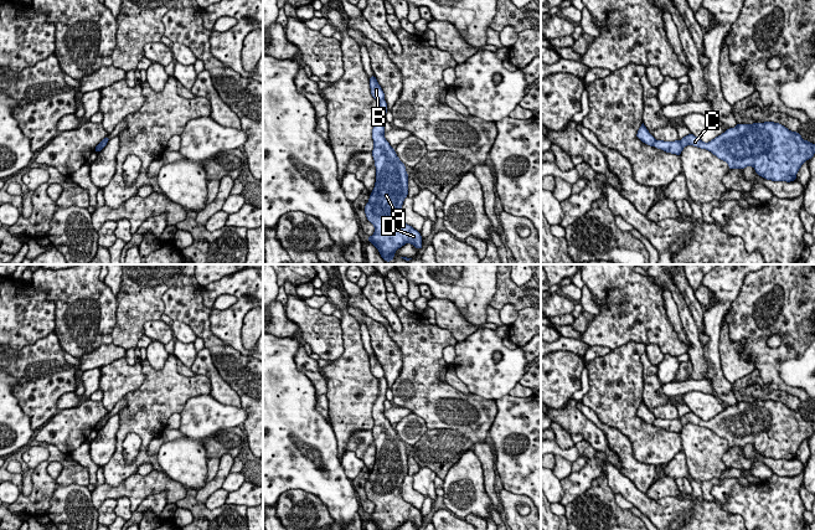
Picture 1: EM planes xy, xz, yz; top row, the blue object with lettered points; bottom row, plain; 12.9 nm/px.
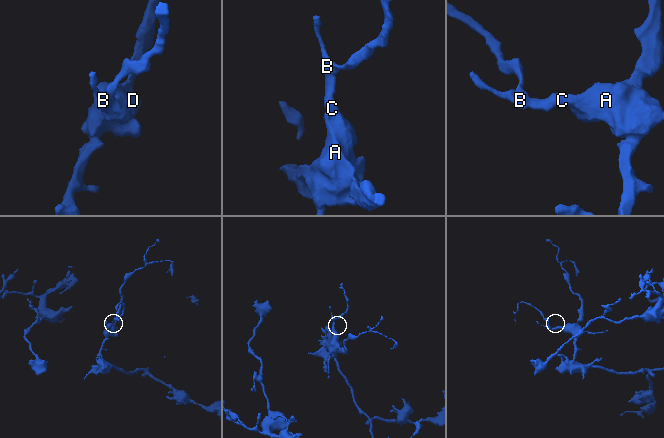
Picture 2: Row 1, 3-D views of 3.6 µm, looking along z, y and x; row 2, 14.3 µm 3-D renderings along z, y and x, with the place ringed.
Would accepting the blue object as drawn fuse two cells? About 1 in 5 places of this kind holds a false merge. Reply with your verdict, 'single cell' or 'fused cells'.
single cell

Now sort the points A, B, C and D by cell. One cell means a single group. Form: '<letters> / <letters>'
A B C D

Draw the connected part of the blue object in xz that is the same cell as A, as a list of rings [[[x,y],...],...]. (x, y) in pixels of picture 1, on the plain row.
[[[375,353],[370,355],[371,372],[378,379],[380,395],[372,407],[373,428],[372,434],[376,444],[376,460],[371,469],[368,480],[365,484],[365,492],[367,498],[375,504],[375,510],[367,516],[378,530],[396,530],[406,521],[412,521],[416,526],[421,528],[422,514],[421,510],[407,503],[402,498],[402,483],[408,474],[408,452],[406,443],[397,434],[394,426],[385,417],[385,401],[387,391],[387,381],[385,379],[385,370],[378,362]]]

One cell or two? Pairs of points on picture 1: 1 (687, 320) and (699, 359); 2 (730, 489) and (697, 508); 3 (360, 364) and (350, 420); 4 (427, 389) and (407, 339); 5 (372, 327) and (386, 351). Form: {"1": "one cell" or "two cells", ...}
{"1": "one cell", "2": "two cells", "3": "one cell", "4": "one cell", "5": "one cell"}

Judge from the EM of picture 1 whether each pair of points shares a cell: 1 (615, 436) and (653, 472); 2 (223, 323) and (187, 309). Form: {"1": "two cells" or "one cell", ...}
{"1": "one cell", "2": "two cells"}

